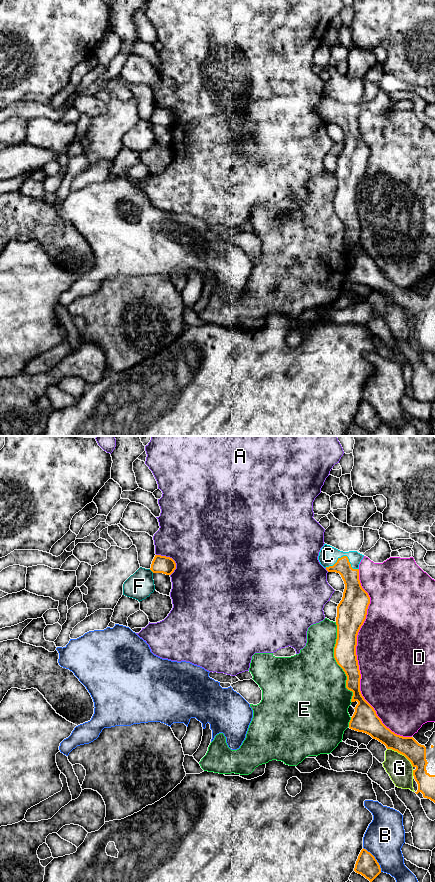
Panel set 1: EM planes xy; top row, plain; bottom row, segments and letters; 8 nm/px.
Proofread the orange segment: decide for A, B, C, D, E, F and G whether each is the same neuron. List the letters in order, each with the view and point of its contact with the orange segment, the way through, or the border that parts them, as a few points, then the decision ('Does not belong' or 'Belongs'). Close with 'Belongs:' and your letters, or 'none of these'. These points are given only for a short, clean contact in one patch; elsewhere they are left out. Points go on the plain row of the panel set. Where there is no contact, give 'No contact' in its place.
A: Touches orange at xy (172, 111). Does not belong
B: Touches orange at xy (375, 411). Does not belong
C: Touches orange at xy (344, 108). Path across: xy (350, 128), (344, 108), (328, 107). Belongs
D: Touches orange at xy (357, 212). Does not belong
E: Touches orange at xy (337, 215). Does not belong
F: Touches orange at xy (151, 122). Boundary: xy (149, 121), (153, 124). Does not belong
G: Touches orange at xy (401, 305). Does not belong
Belongs: C

